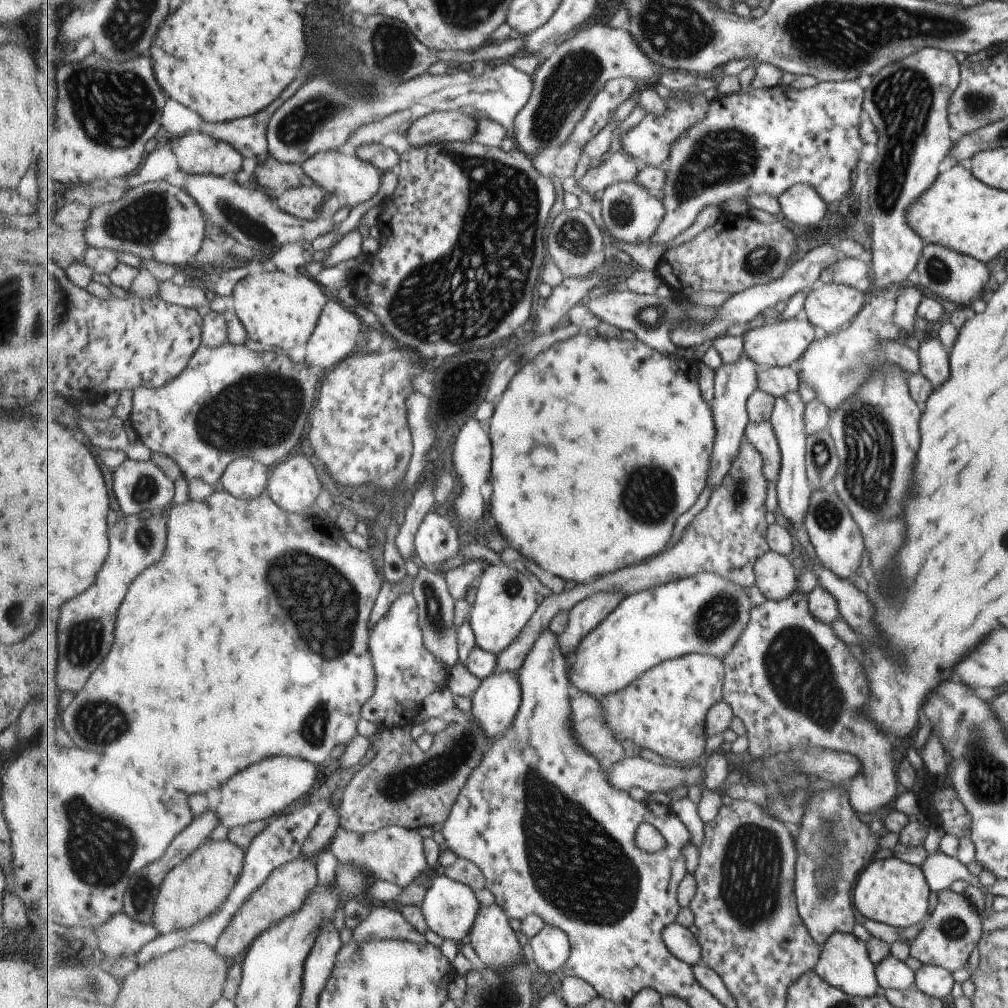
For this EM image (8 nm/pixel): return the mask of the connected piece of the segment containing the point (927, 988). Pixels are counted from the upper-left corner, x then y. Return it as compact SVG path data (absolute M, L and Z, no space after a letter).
M921 965L914 972L913 987L927 996L941 1000L951 992L954 981L950 974L948 970L935 965Z

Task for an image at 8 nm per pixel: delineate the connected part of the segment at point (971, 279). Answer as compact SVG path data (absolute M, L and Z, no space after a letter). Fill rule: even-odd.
M927 242L922 245L914 269L917 274L917 282L922 290L929 290L935 296L956 304L957 307L965 308L968 308L971 302L981 298L983 286L987 284L987 276L989 276L987 267L982 262Z

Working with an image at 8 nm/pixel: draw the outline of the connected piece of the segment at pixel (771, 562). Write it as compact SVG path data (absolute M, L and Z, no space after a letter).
M770 550L756 562L756 586L767 598L780 601L797 588L798 568L789 556Z

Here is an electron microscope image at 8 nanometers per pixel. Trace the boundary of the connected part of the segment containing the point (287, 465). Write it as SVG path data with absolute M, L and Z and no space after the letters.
M297 456L271 469L267 492L282 509L305 514L307 508L316 506L323 484L313 462L307 456Z

